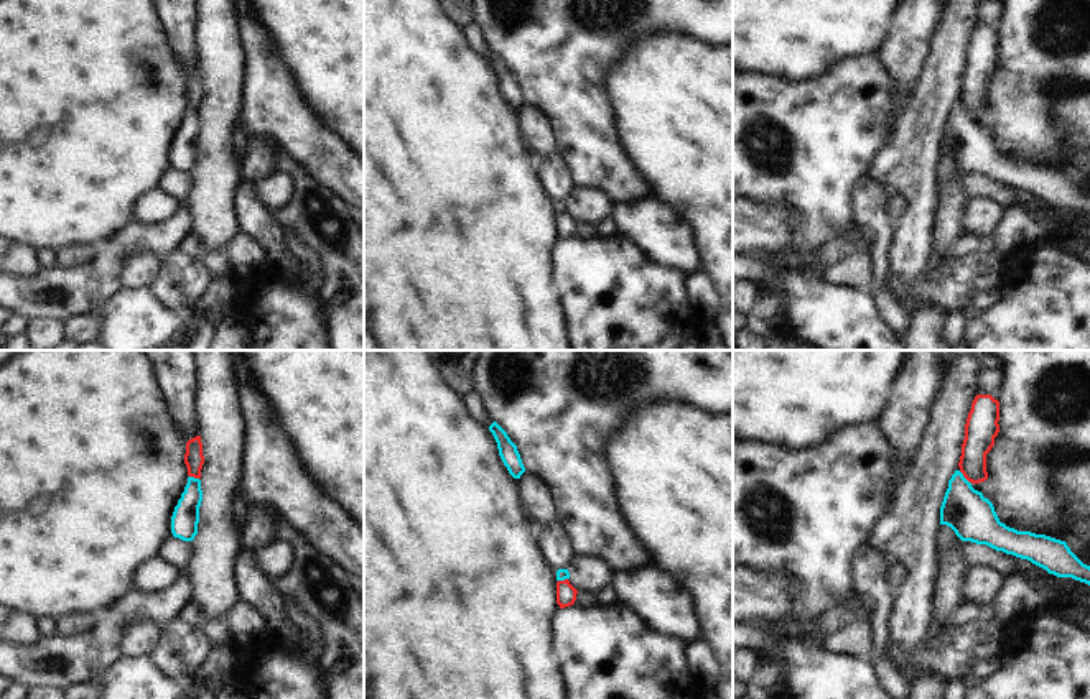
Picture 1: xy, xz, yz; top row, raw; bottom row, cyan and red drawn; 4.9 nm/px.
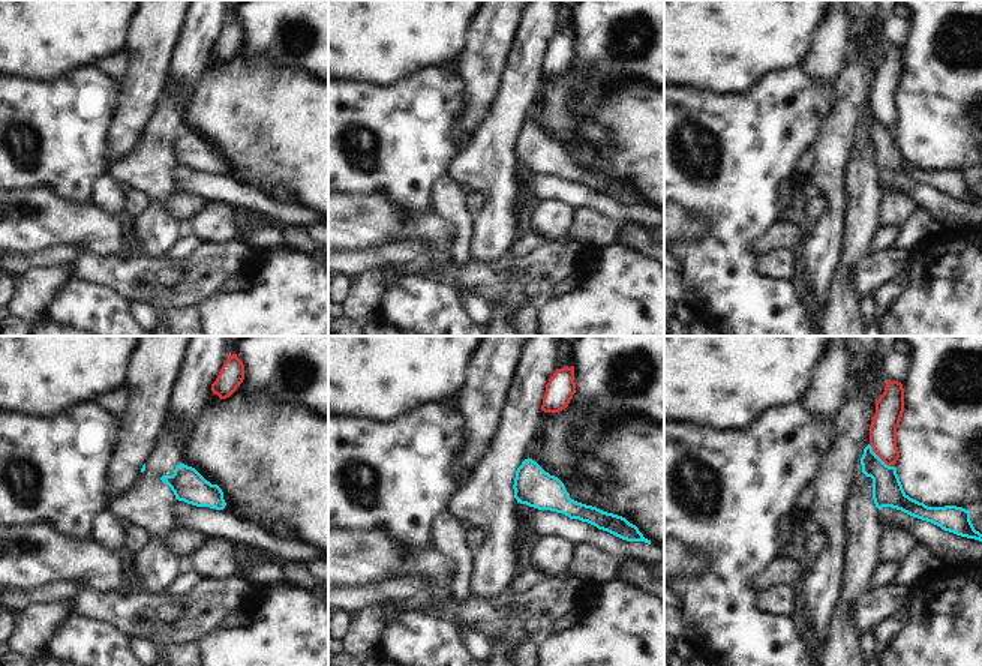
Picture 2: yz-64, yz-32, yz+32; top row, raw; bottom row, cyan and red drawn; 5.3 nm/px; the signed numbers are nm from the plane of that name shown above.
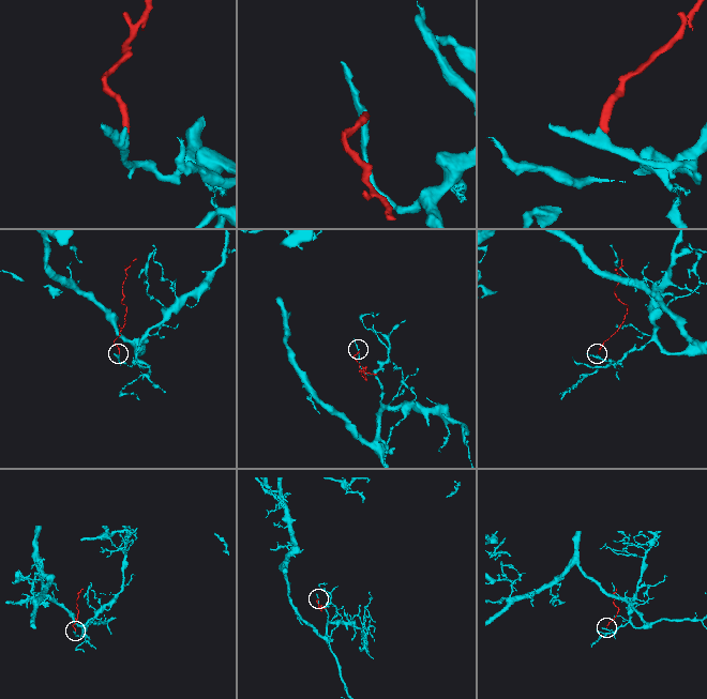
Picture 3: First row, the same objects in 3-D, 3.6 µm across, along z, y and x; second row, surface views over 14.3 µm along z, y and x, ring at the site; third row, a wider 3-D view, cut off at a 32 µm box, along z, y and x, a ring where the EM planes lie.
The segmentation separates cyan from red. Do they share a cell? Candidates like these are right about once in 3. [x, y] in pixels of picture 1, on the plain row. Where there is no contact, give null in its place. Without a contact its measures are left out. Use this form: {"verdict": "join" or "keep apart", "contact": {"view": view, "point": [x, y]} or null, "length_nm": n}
{"verdict": "keep apart", "contact": {"view": "yz", "point": [964, 109]}, "length_nm": 80}

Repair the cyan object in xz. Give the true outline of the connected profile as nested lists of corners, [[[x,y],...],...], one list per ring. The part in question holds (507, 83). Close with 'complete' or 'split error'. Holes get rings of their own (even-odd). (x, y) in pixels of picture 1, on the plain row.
[[[496,53],[489,58],[489,62],[492,64],[497,74],[499,87],[509,105],[514,110],[520,110],[520,107],[525,104],[525,99],[522,95],[517,77],[510,72],[507,64]]]; complete

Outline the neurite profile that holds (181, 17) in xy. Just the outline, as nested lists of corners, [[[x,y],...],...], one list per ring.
[[[156,0],[184,72],[199,67],[198,25],[201,0]]]

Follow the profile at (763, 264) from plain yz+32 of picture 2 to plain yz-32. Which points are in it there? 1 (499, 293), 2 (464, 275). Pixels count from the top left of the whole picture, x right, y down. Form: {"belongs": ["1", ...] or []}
{"belongs": []}

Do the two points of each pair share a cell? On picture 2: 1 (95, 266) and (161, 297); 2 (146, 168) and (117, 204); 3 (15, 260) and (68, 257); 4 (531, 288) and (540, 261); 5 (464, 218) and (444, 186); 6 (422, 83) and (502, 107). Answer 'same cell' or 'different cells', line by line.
1: same cell
2: different cells
3: same cell
4: same cell
5: same cell
6: different cells

